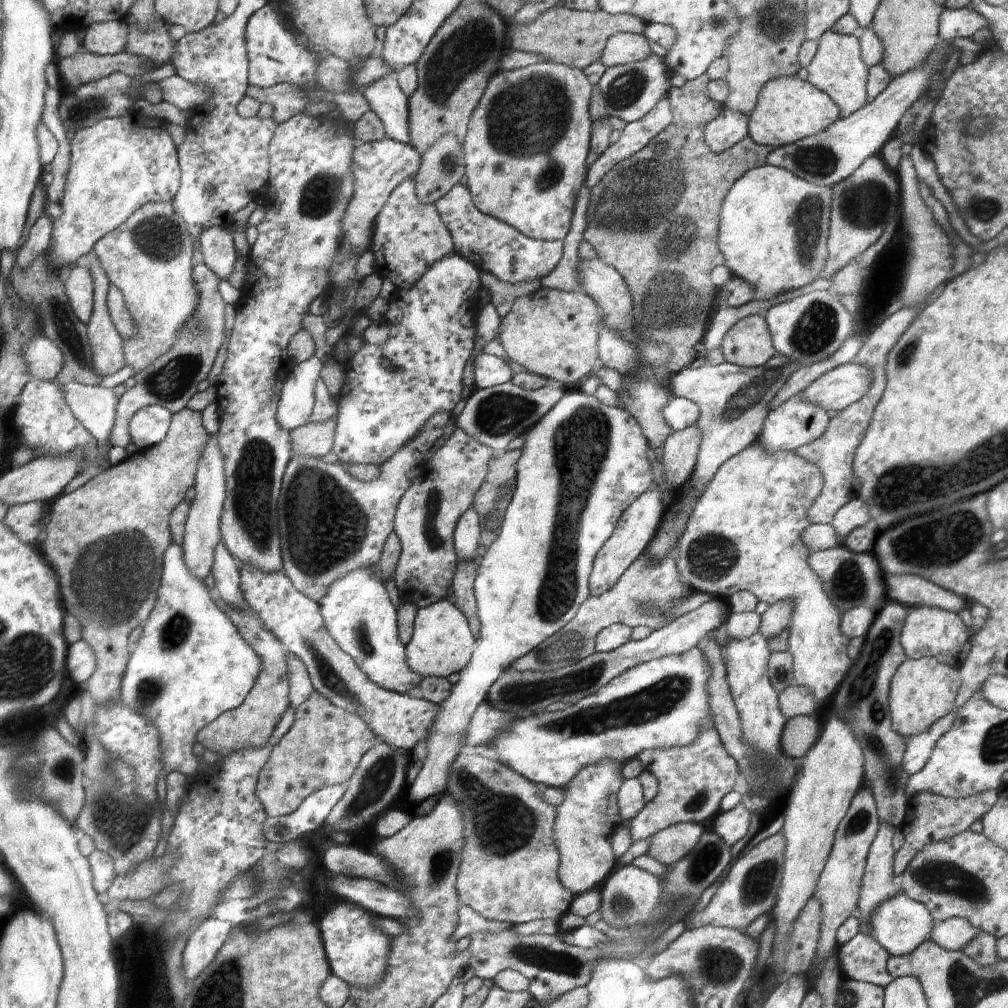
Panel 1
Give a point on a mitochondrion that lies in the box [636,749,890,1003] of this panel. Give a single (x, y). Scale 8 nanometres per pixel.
(718, 965)

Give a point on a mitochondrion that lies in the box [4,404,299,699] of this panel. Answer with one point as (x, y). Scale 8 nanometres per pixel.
(112, 578)

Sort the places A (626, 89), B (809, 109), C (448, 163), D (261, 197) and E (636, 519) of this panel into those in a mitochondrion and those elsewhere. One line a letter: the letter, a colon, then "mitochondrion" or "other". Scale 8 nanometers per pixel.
A: mitochondrion
B: other
C: mitochondrion
D: other
E: other

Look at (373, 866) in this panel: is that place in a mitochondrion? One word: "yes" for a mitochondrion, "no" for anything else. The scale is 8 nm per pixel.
no

